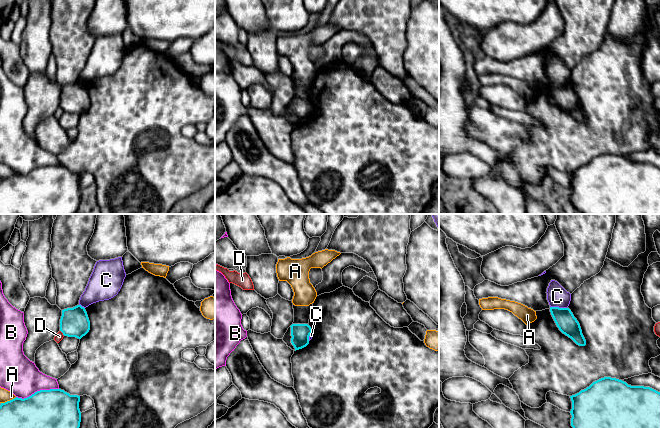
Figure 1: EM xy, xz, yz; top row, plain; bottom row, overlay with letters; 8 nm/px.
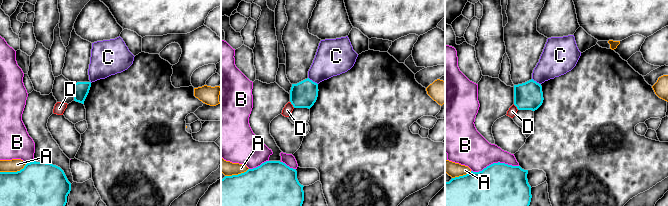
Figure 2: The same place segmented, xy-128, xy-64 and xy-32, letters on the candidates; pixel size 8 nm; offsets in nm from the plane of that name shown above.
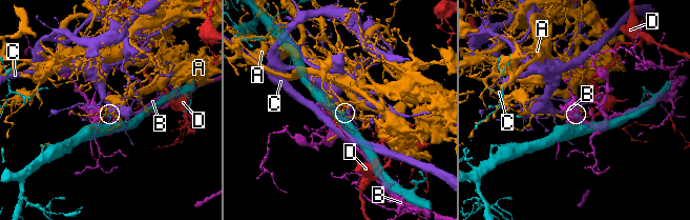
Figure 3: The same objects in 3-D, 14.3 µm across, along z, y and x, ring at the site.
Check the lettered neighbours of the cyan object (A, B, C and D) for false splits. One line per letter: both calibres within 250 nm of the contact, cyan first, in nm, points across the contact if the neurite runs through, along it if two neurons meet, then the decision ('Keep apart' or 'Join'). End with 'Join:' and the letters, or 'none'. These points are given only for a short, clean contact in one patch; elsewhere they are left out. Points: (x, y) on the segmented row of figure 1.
A: Thickness 280 nm (cyan) against 90 nm. Keep apart
B: Thickness 320 nm (cyan) against 300 nm. Keep apart
C: Thickness 160 nm (cyan) against 170 nm. Boundary: yz (550, 306), (566, 308). Keep apart
D: Thickness 240 nm (cyan) against 70 nm. Boundary: xy (60, 330), (64, 335). Keep apart
Join: none

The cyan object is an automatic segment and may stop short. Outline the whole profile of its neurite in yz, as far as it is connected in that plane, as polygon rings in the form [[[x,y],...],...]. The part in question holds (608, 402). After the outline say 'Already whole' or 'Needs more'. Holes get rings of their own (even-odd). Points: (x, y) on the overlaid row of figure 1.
[[[604,377],[570,396],[573,428],[660,428],[660,392]]]. Already whole

